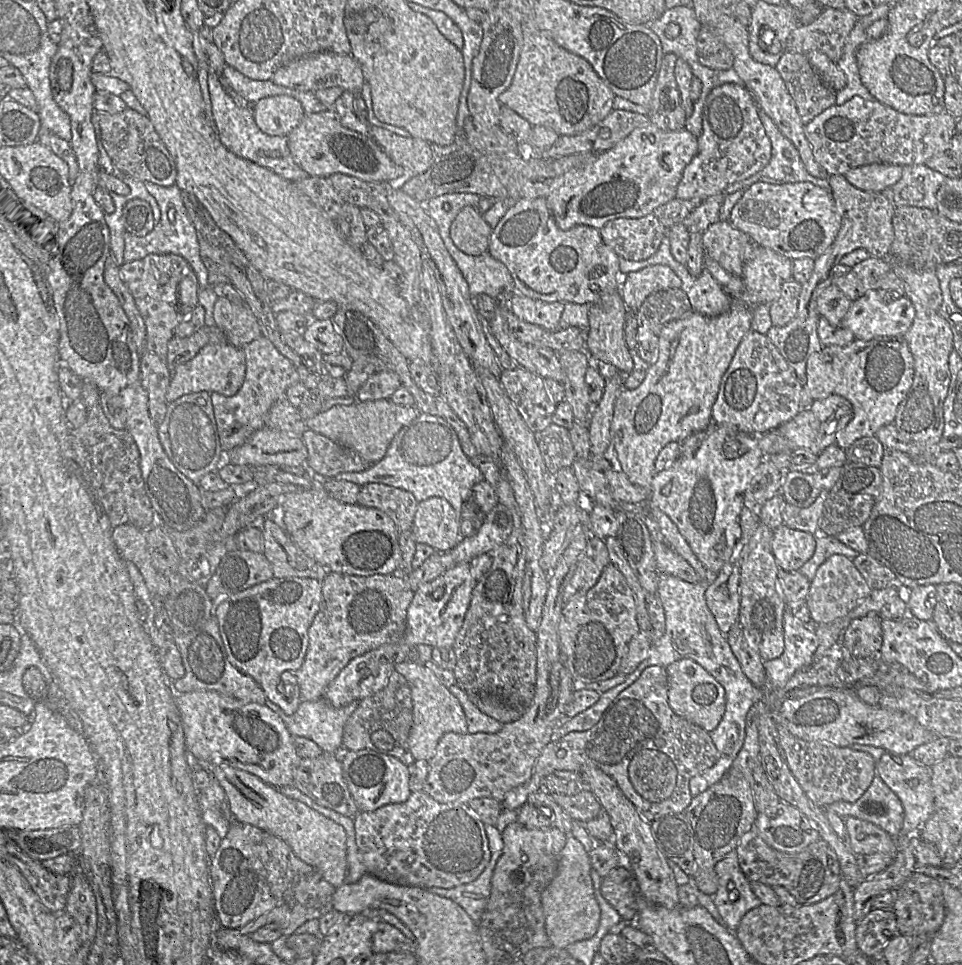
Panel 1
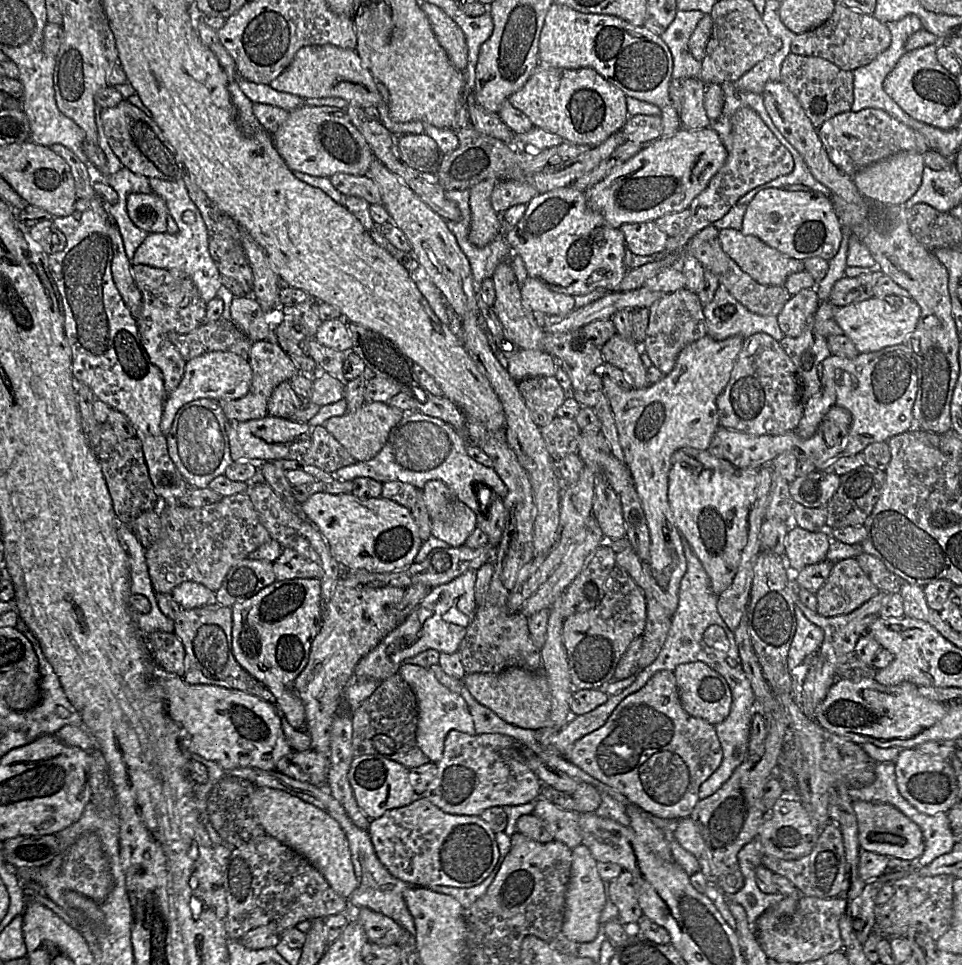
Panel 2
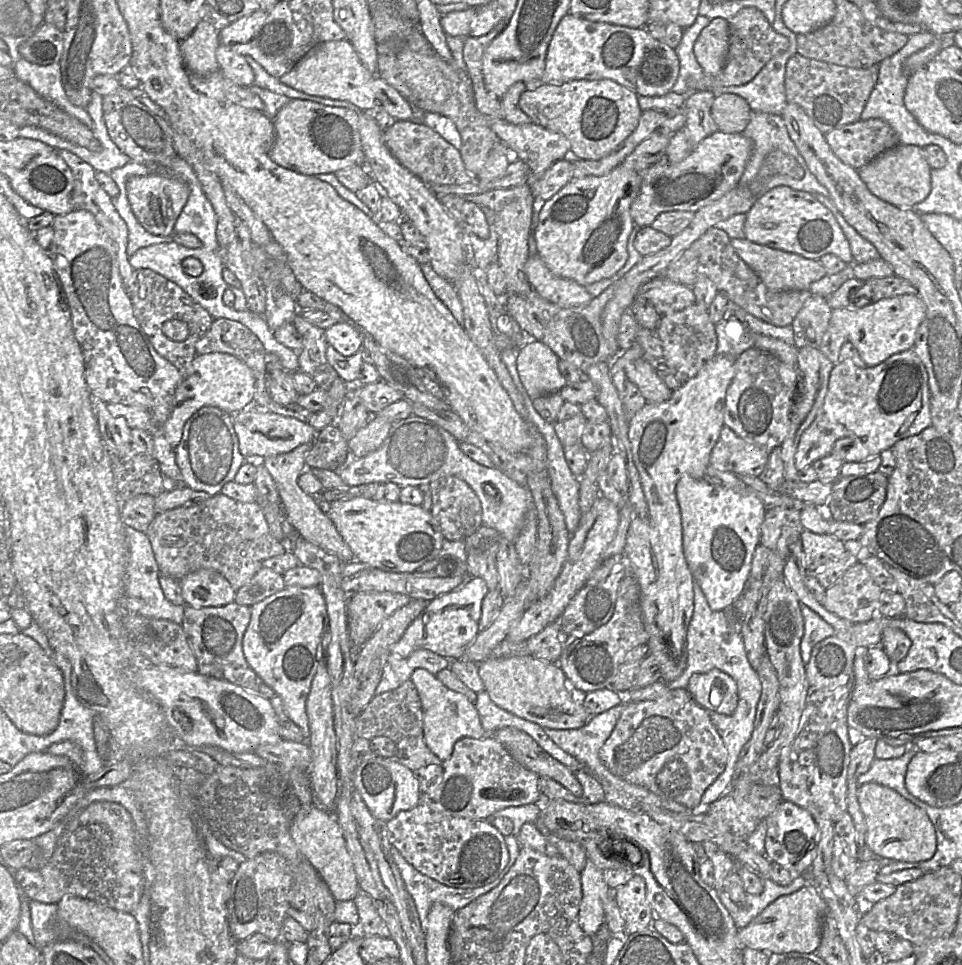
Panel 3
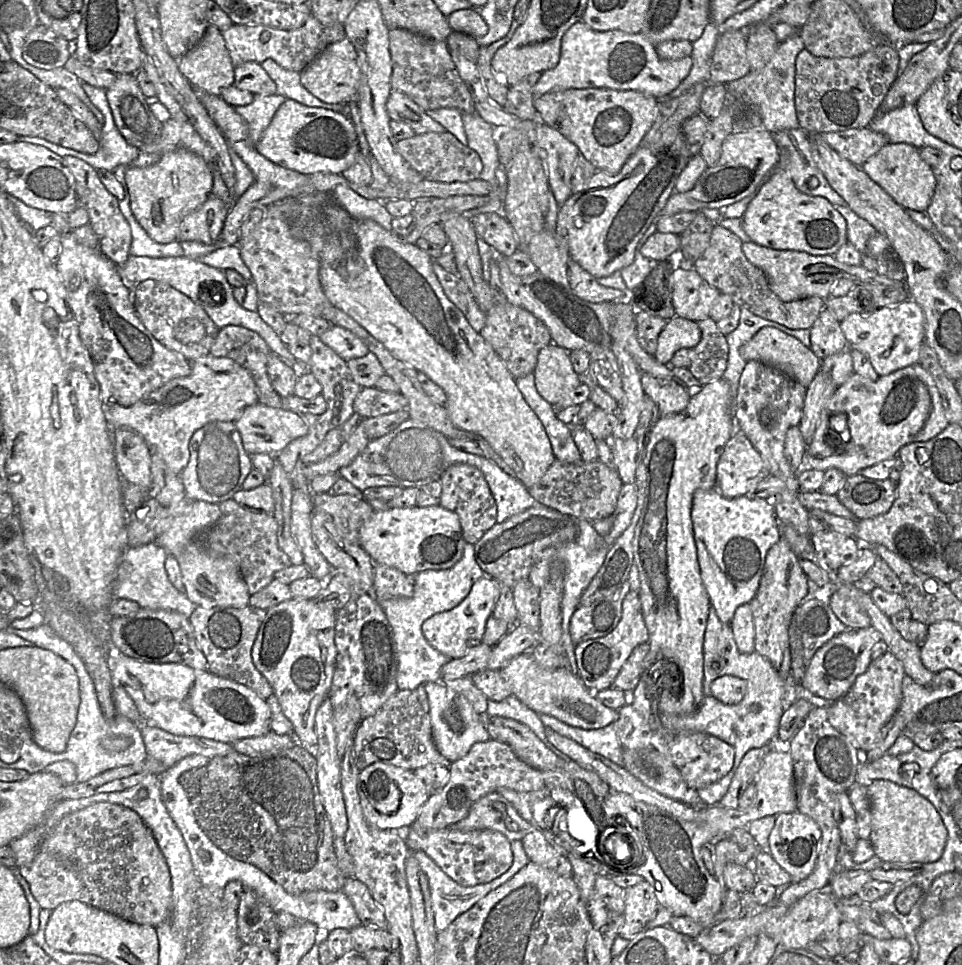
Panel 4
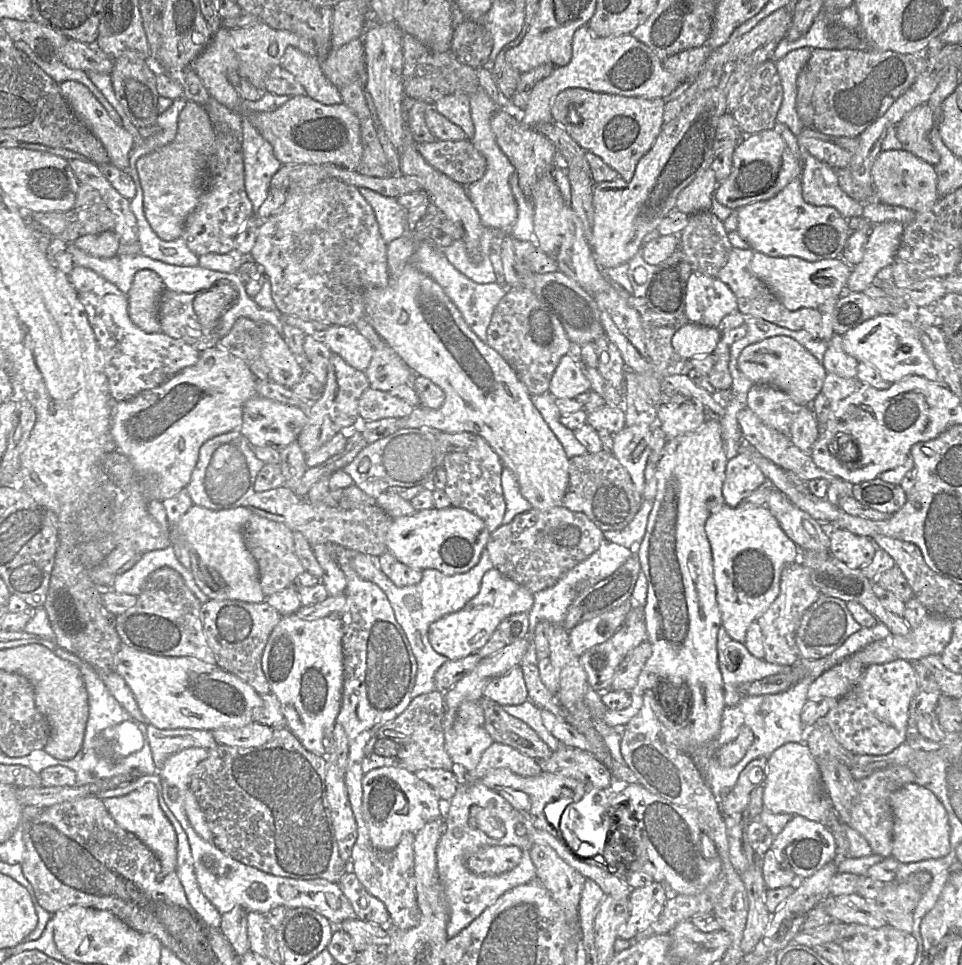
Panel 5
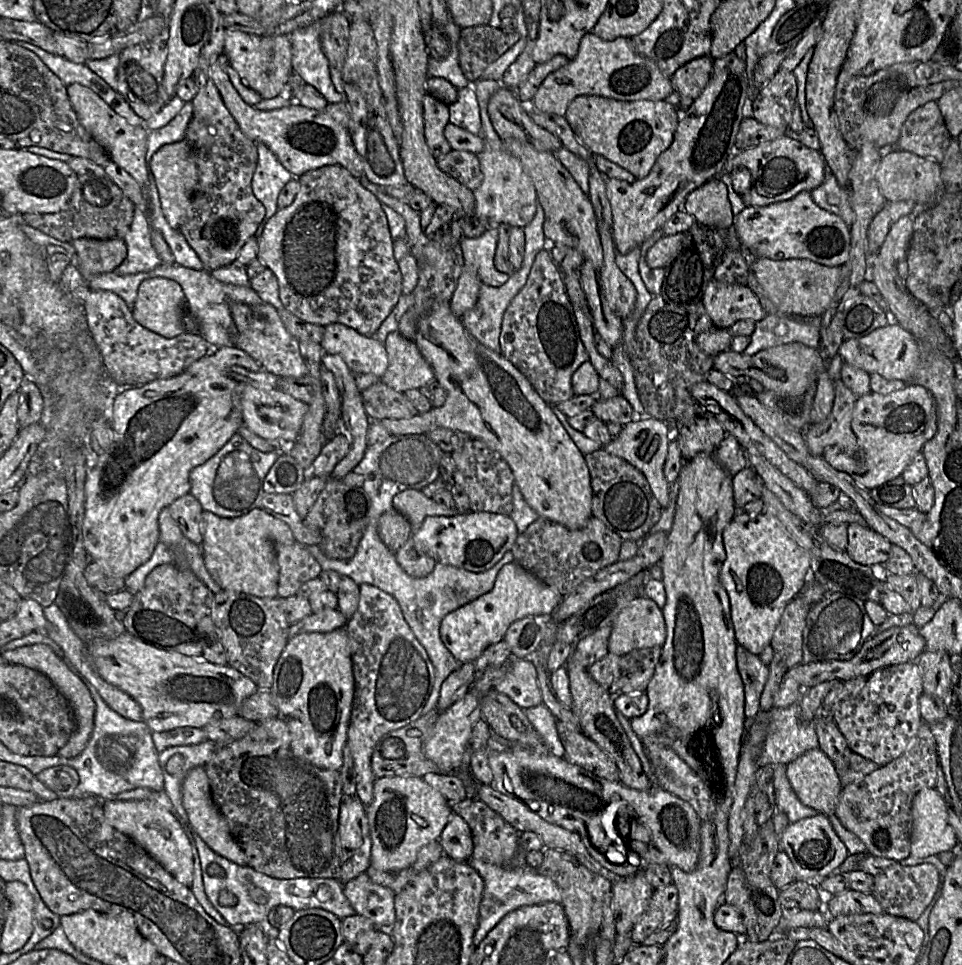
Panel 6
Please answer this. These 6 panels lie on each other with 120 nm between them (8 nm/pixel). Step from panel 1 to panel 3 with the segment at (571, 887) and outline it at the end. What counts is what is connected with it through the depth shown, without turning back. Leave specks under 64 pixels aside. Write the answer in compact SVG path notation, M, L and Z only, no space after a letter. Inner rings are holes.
M589 859L580 877L582 900L578 922L585 934L592 937L605 923L604 902L613 896L613 890L604 881L602 870Z

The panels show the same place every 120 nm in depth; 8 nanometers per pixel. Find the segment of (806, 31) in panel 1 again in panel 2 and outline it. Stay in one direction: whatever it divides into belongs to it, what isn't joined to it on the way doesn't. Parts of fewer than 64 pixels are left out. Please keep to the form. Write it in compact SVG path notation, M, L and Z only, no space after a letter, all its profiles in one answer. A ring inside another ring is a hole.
M835 2L830 18L823 24L795 35L790 45L794 54L820 57L846 71L853 71L872 62L891 45L892 36L886 24L873 15L864 14Z

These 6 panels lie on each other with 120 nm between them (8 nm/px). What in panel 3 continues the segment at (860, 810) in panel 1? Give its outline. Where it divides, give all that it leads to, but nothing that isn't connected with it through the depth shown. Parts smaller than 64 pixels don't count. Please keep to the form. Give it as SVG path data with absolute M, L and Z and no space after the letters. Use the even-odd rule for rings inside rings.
M909 745L906 753L899 758L875 758L870 768L858 777L857 785L877 783L896 791L912 803L913 795L909 793L905 786L905 774L908 764L917 752L920 751L914 745Z

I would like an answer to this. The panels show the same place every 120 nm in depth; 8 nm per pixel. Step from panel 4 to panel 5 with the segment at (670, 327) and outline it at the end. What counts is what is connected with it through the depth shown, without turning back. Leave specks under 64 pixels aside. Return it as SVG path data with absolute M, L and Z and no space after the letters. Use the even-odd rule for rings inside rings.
M687 323L672 337L672 346L682 358L710 355L720 342L722 332L713 327Z

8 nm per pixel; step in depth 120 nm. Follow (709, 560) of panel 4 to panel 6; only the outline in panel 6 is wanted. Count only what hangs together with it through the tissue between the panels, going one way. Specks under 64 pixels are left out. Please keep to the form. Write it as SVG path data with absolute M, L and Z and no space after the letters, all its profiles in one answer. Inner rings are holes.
M765 513L755 517L733 517L722 538L726 558L719 578L729 597L735 639L759 656L770 645L785 606L808 582L810 557L772 516Z

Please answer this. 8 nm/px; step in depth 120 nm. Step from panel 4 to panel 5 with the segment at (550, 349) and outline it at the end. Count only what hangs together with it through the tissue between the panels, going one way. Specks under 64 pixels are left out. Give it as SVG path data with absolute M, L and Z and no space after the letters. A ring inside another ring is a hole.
M569 355L560 359L549 385L549 393L556 400L572 399L590 391L590 383L583 374L579 362Z

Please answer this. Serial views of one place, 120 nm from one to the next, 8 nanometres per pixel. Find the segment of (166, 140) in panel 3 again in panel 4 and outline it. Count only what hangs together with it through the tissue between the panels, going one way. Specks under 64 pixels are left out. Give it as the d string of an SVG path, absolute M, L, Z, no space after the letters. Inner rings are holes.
M134 74L116 75L106 96L114 123L128 144L139 149L161 137L163 123L151 111Z

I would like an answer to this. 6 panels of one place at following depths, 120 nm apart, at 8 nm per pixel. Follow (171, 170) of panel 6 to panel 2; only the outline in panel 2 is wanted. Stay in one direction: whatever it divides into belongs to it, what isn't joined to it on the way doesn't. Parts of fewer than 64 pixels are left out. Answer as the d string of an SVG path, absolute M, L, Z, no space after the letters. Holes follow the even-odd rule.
M131 193L127 197L127 214L139 229L150 233L166 233L168 209L156 193Z

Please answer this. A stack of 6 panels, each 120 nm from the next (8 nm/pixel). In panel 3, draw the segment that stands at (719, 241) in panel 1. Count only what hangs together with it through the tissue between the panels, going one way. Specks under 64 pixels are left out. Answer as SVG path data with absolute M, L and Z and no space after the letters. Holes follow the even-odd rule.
M733 238L731 239L731 244L738 256L757 273L765 286L773 292L808 291L813 282L828 275L819 260L808 259L795 253L773 249L746 238Z

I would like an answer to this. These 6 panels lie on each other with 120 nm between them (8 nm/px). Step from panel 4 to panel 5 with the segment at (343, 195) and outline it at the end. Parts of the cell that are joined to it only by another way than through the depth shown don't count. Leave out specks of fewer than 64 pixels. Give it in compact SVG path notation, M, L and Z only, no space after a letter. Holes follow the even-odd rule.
M360 189L359 192L372 207L387 246L406 234L406 212L396 199L384 197L369 189Z

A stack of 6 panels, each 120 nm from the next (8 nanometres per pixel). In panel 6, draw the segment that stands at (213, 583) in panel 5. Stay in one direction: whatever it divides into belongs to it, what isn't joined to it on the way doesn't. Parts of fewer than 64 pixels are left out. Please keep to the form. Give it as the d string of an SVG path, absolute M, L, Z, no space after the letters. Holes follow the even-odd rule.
M261 508L237 518L222 518L202 512L204 565L221 590L243 592L260 598L277 597L279 567L276 544L290 545L295 537L286 523Z

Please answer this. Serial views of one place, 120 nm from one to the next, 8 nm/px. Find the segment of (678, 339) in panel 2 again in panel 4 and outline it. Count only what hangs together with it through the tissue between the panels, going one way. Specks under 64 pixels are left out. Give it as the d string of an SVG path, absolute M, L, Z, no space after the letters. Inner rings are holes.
M707 318L697 324L701 330L701 340L689 351L691 364L688 369L700 384L707 385L723 378L727 367L728 344L713 319Z

